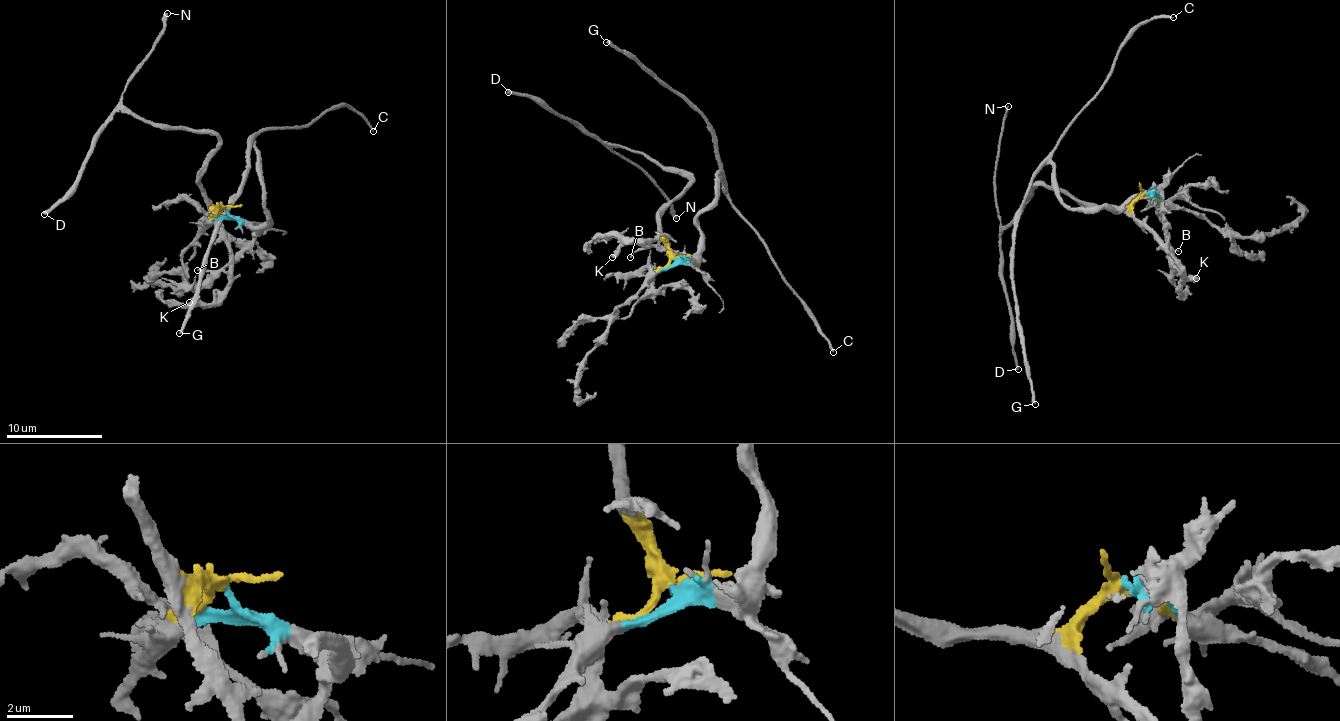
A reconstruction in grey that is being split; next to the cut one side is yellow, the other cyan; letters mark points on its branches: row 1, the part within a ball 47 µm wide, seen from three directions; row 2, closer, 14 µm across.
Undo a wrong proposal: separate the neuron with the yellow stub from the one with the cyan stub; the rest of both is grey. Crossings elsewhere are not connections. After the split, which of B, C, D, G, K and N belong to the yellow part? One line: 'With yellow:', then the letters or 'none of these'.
With yellow: D, K, N

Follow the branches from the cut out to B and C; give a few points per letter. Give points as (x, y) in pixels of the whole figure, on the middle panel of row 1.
B: (673, 259), (693, 260), (651, 247), (637, 248), (629, 258)
C: (673, 259), (694, 259), (701, 250), (698, 218), (717, 194), (717, 174), (721, 173), (728, 194), (833, 352)

